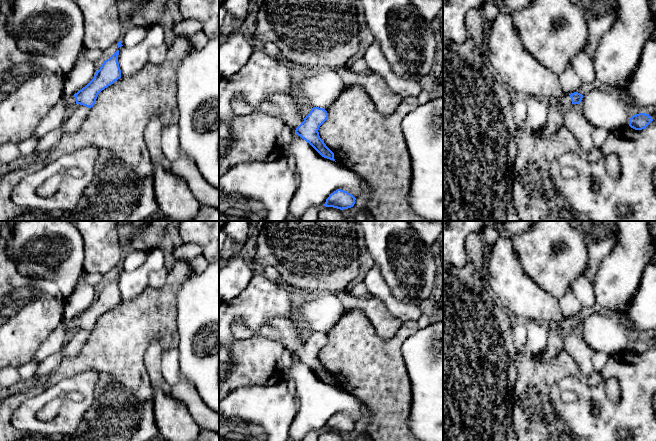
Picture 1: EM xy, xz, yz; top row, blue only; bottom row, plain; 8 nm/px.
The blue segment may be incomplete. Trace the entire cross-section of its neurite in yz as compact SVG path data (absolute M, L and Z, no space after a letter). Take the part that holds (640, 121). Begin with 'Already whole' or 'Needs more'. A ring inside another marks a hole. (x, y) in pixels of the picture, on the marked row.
Already whole. M639 113L629 119L629 126L635 130L645 129L653 119L649 114Z

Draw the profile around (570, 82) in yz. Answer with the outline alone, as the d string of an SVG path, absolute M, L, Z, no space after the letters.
M567 65L562 74L559 75L559 80L564 94L572 94L578 92L582 81L577 76L572 65Z

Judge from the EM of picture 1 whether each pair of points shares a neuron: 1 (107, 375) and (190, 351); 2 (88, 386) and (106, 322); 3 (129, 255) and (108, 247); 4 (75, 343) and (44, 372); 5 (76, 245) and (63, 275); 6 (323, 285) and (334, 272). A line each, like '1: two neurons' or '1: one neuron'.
1: two neurons
2: two neurons
3: two neurons
4: one neuron
5: one neuron
6: one neuron

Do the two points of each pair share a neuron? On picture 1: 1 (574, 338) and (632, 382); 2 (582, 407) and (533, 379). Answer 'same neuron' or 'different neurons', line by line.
1: different neurons
2: different neurons

